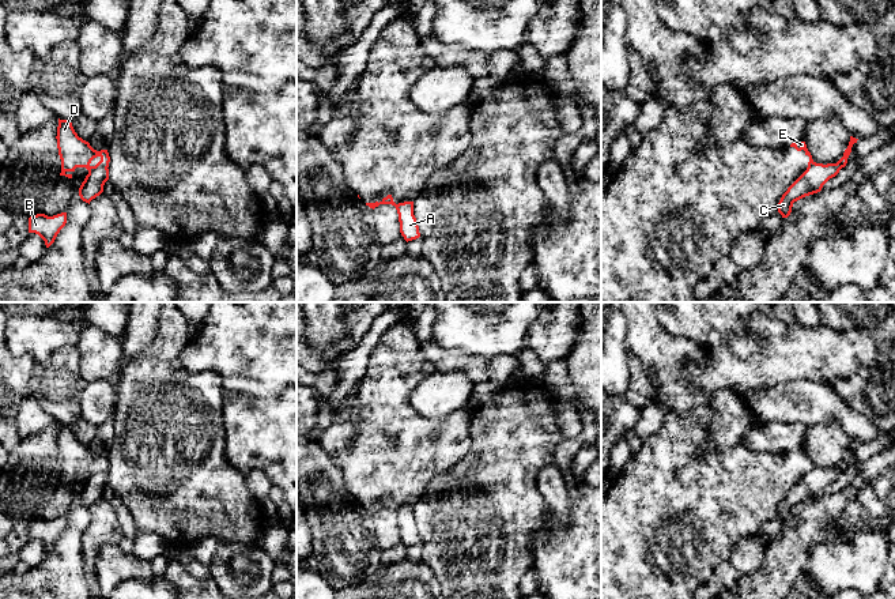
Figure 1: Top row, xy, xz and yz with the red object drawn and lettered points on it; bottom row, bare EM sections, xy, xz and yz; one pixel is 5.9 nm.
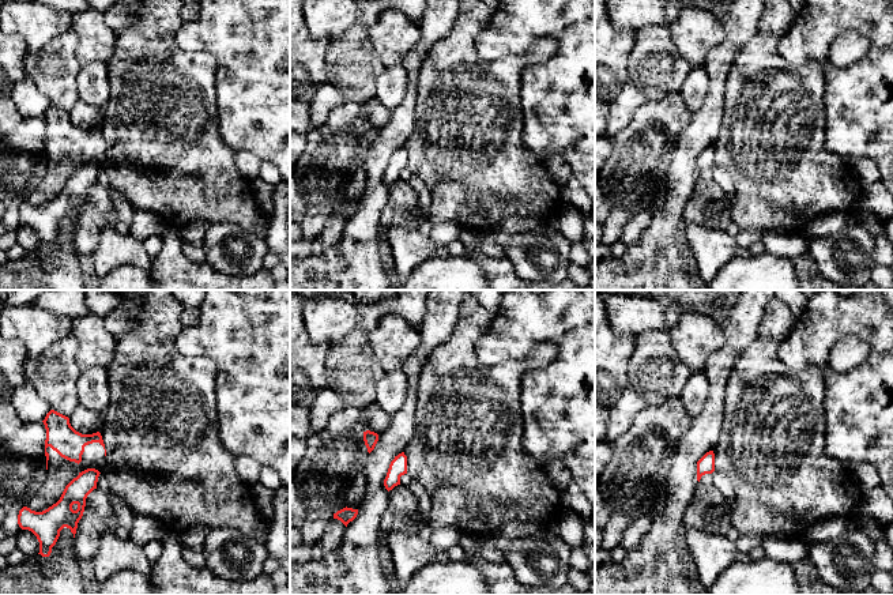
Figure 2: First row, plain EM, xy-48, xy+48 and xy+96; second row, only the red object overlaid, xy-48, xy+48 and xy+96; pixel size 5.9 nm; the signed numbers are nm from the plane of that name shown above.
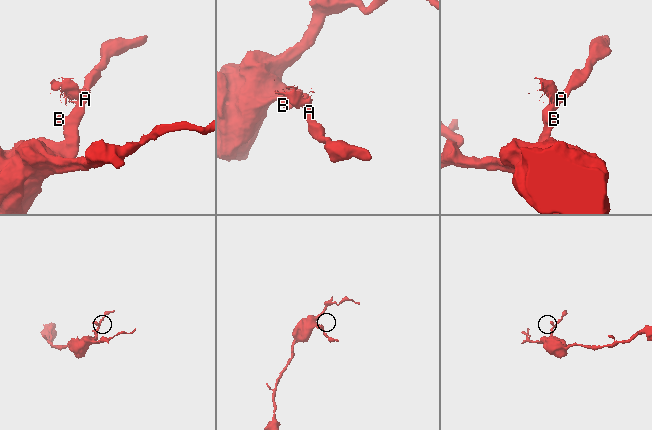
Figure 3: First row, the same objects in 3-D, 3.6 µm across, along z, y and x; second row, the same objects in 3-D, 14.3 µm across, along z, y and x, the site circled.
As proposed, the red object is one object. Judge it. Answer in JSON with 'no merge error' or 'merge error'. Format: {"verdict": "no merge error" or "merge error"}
{"verdict": "merge error"}

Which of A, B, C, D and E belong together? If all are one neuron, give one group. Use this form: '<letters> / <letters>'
A B C / D E

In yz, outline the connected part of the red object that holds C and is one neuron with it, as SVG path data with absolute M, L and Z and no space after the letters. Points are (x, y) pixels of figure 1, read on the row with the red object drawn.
M850 136L849 146L843 152L843 157L837 163L823 165L813 162L812 166L807 167L807 170L788 188L778 203L778 212L782 218L788 218L790 215L794 201L820 192L823 185L846 166L851 147L857 140L858 139Z

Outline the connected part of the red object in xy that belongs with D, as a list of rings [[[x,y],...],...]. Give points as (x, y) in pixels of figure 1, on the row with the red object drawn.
[[[58,118],[56,139],[61,159],[60,176],[72,178],[71,173],[76,167],[86,167],[88,172],[99,166],[109,167],[107,150],[94,150],[88,142],[78,136],[71,121]]]

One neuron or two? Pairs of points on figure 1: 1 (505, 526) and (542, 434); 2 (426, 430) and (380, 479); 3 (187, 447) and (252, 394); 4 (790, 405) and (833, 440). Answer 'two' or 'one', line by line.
1: one
2: one
3: two
4: two

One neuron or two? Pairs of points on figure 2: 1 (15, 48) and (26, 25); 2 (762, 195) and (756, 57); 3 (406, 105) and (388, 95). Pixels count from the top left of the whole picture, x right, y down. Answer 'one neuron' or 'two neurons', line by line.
1: two neurons
2: one neuron
3: two neurons

